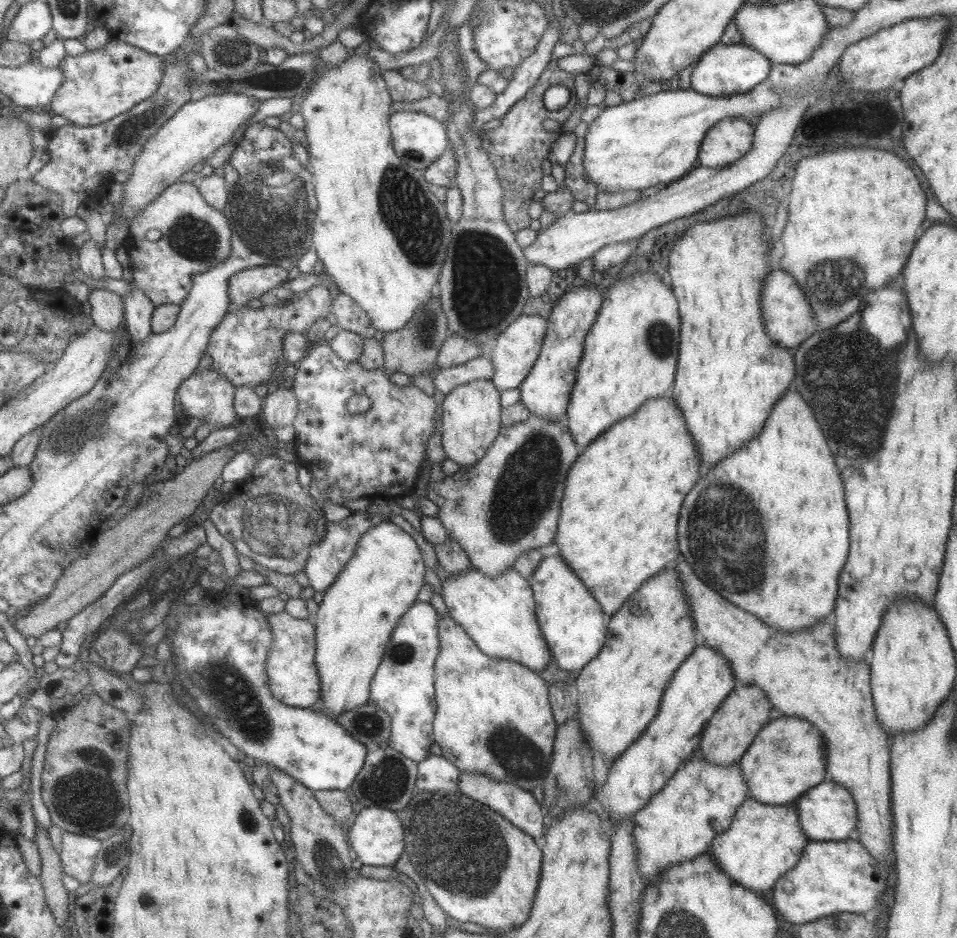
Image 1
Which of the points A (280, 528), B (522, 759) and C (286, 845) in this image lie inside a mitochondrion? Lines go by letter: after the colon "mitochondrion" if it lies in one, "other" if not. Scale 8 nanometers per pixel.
A: mitochondrion
B: mitochondrion
C: other

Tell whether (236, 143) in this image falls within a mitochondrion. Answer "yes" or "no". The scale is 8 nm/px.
no

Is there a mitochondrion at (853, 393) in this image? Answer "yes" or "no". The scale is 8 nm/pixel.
yes

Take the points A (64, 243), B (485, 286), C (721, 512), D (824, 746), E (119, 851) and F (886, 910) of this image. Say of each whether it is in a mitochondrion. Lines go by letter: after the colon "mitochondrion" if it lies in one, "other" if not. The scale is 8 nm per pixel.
A: other
B: mitochondrion
C: mitochondrion
D: other
E: mitochondrion
F: other

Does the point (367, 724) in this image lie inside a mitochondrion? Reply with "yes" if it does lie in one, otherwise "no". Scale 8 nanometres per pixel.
yes

